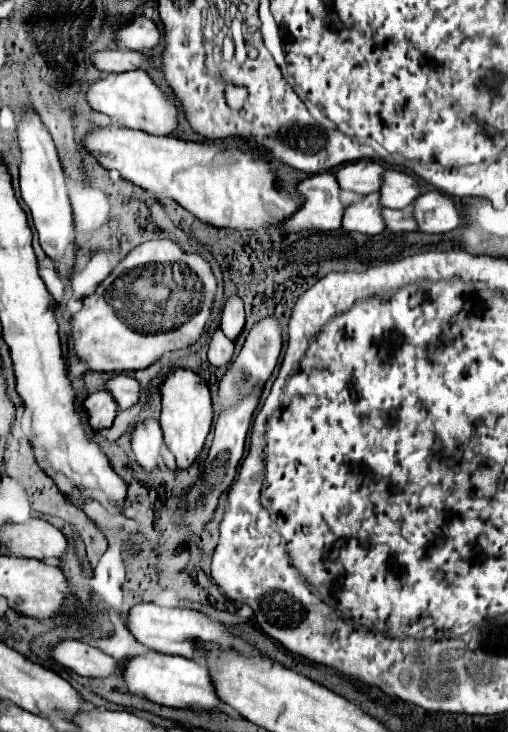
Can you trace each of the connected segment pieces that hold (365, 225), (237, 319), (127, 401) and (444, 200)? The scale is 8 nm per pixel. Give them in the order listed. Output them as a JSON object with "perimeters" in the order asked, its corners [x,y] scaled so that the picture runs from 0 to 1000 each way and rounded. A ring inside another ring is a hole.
{"perimeters":[[[[746,262],[722,265],[711,276],[691,279],[679,287],[675,311],[683,317],[711,317],[711,320],[750,320],[758,314],[758,301],[750,295],[754,281],[746,273]]],[[[455,404],[443,413],[439,421],[439,434],[435,434],[435,451],[451,464],[467,464],[470,456],[478,454],[482,445],[482,426],[478,426],[478,413],[467,404]]],[[[250,511],[222,514],[207,530],[222,538],[234,560],[258,557],[262,552],[274,549],[274,541],[278,541],[278,525],[262,514],[250,514]]],[[[860,260],[837,262],[821,270],[817,301],[825,306],[825,314],[841,320],[888,317],[911,306],[911,295],[896,284],[892,273]]]]}

